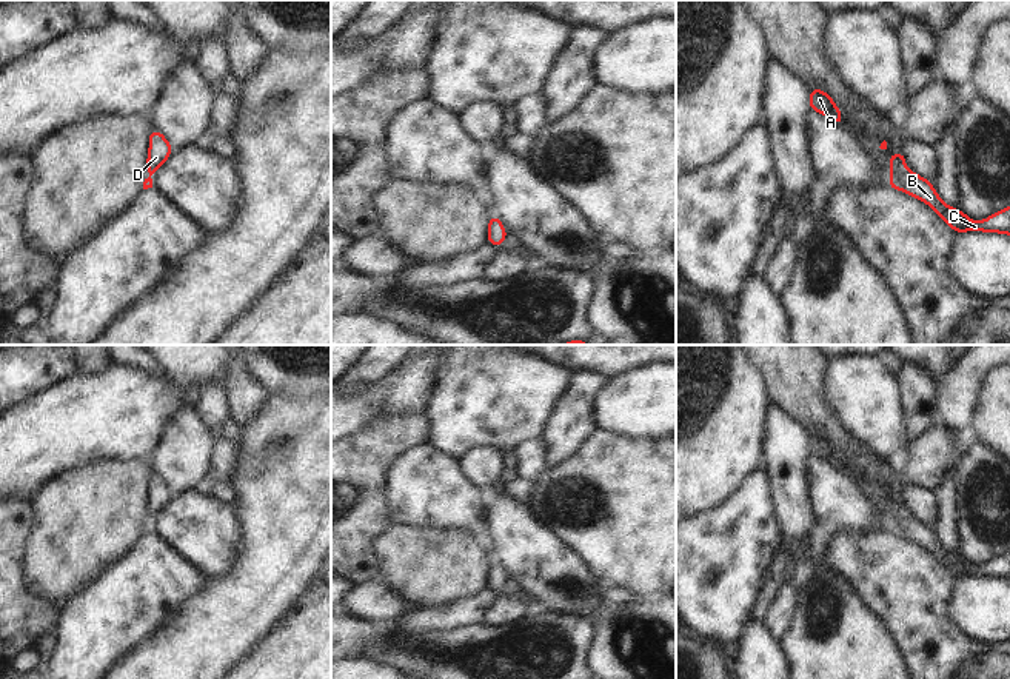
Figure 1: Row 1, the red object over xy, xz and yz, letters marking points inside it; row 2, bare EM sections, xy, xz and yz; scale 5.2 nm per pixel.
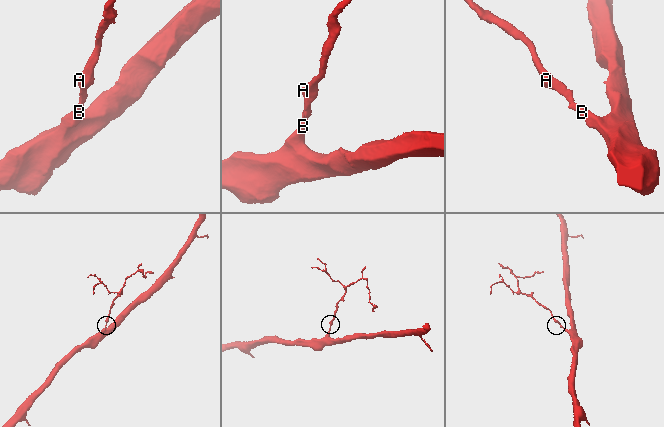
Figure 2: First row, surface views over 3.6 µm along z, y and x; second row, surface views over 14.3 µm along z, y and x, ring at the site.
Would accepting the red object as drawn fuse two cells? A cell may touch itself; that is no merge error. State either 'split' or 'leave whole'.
leave whole

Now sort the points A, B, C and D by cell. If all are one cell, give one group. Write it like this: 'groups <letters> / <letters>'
groups A B C D

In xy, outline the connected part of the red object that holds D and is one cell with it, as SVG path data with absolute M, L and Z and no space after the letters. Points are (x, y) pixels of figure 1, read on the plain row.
M152 474L149 479L149 500L146 505L148 522L143 527L143 534L152 533L152 519L160 513L172 497L171 490L166 487L162 477Z

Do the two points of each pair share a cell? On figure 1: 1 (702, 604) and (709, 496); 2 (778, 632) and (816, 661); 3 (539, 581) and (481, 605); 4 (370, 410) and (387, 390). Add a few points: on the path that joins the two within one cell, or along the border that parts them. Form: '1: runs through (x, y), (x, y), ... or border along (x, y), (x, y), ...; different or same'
1: border along (736, 488), (716, 507), (692, 516); different
2: border along (796, 602), (789, 630), (781, 641); different
3: border along (507, 579), (513, 581), (541, 607); different
4: runs through (373, 405), (384, 394); same

